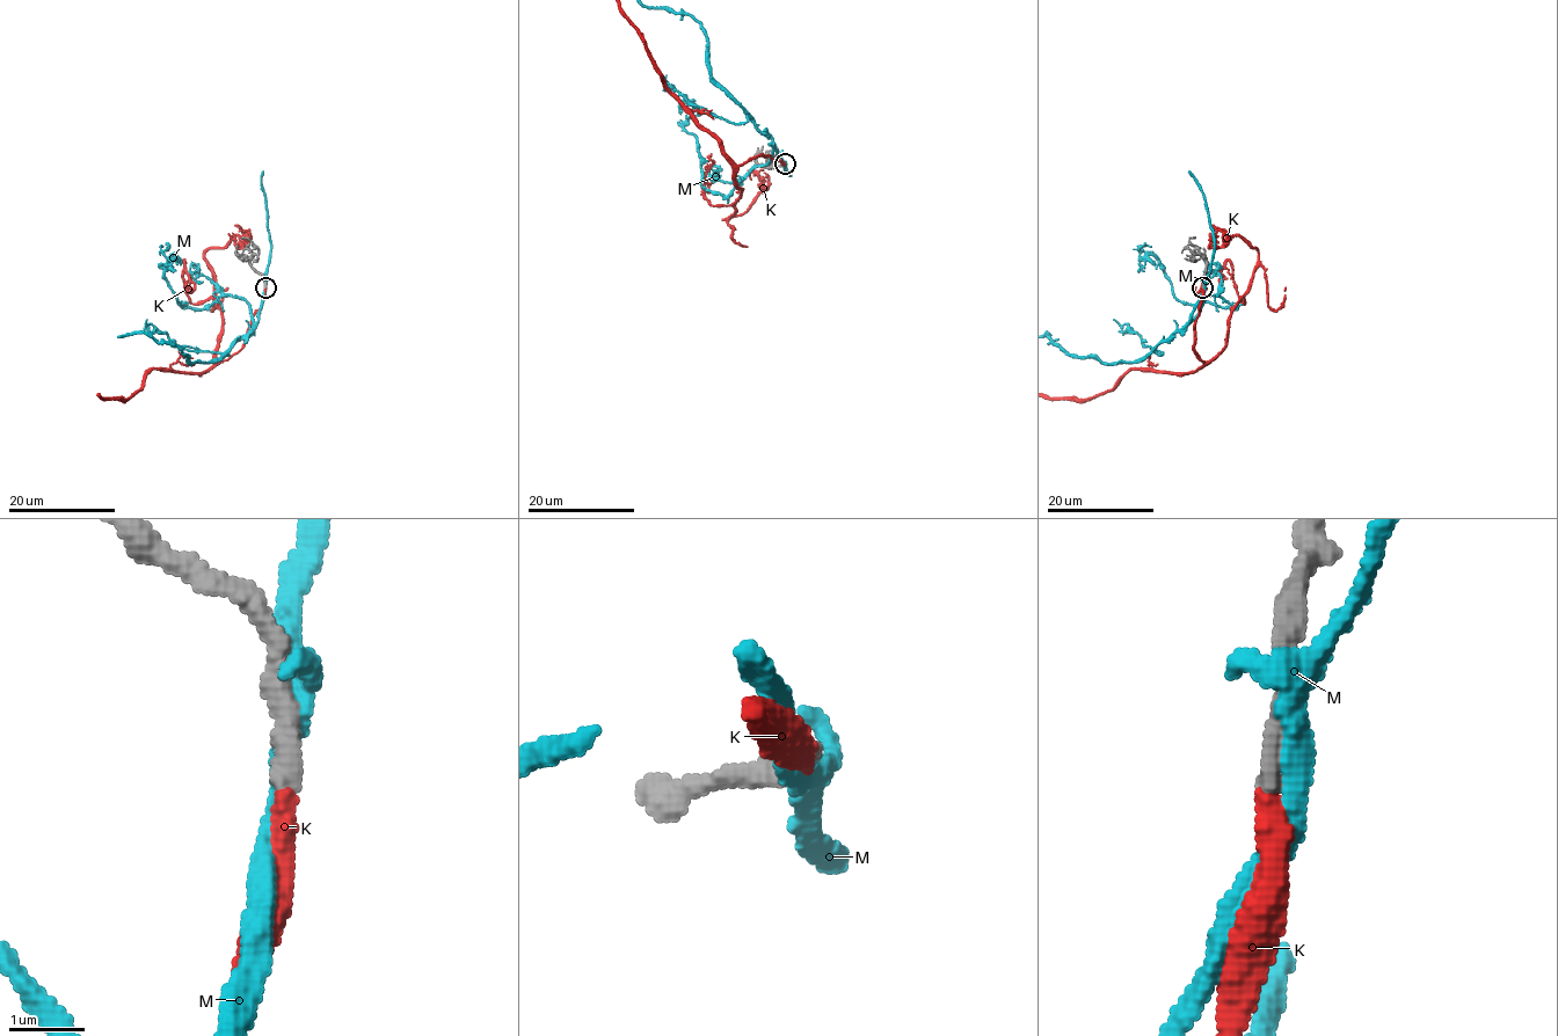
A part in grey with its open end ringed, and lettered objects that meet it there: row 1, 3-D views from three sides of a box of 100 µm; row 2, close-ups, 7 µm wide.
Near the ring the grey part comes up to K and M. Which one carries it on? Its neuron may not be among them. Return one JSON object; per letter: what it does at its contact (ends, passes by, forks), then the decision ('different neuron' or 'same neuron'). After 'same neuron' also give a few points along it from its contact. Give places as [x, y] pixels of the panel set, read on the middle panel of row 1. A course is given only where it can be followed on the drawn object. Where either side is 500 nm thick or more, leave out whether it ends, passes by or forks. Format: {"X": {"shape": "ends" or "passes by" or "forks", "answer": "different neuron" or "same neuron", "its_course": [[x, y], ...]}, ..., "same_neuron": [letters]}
{"K": {"shape": "ends", "answer": "same neuron"}, "M": {"shape": "forks", "answer": "different neuron"}, "same_neuron": ["K"]}

